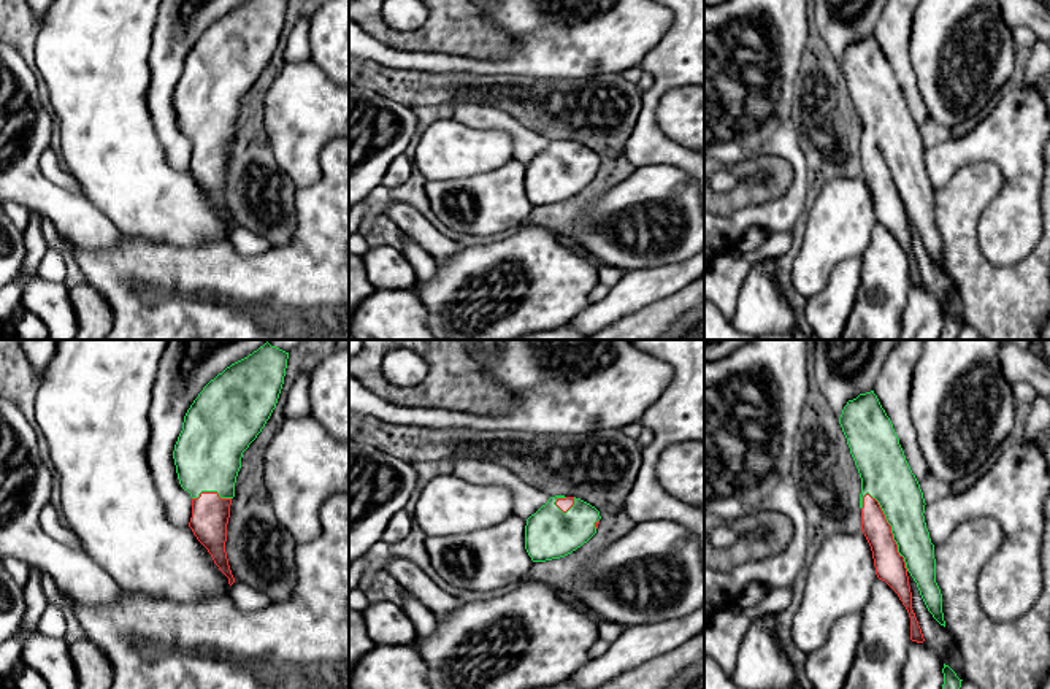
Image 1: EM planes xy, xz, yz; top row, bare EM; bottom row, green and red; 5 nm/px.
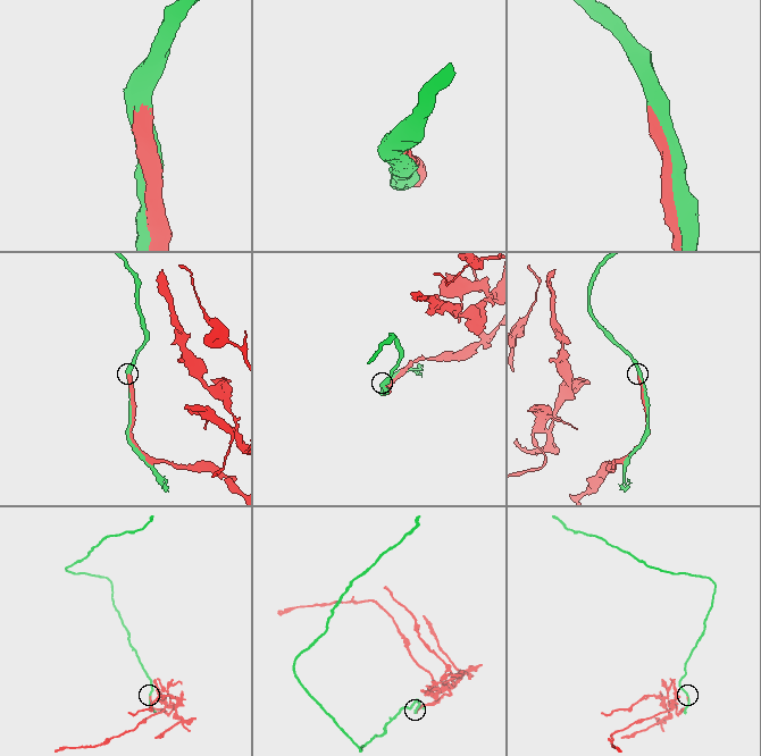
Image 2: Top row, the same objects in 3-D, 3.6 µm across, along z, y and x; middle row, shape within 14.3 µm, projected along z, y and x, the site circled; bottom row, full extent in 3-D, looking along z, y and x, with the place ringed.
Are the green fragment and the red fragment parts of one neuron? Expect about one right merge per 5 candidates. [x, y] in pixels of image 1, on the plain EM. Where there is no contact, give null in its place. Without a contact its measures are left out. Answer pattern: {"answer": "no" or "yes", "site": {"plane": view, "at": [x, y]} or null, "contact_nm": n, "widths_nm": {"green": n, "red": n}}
{"answer": "yes", "site": {"plane": "yz", "at": [892, 175]}, "contact_nm": 460, "widths_nm": {"green": 240, "red": 160}}

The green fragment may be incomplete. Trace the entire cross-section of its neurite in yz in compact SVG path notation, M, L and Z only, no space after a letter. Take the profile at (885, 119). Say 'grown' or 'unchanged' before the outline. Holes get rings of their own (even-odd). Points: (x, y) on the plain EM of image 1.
grown | M874 35L849 44L839 68L861 122L861 176L871 191L876 219L906 251L910 284L923 287L912 254L910 221L928 256L945 271L923 137Z

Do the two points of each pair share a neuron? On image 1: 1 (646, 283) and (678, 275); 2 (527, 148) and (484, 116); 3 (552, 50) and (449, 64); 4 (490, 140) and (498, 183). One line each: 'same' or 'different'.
1: same
2: same
3: same
4: different

